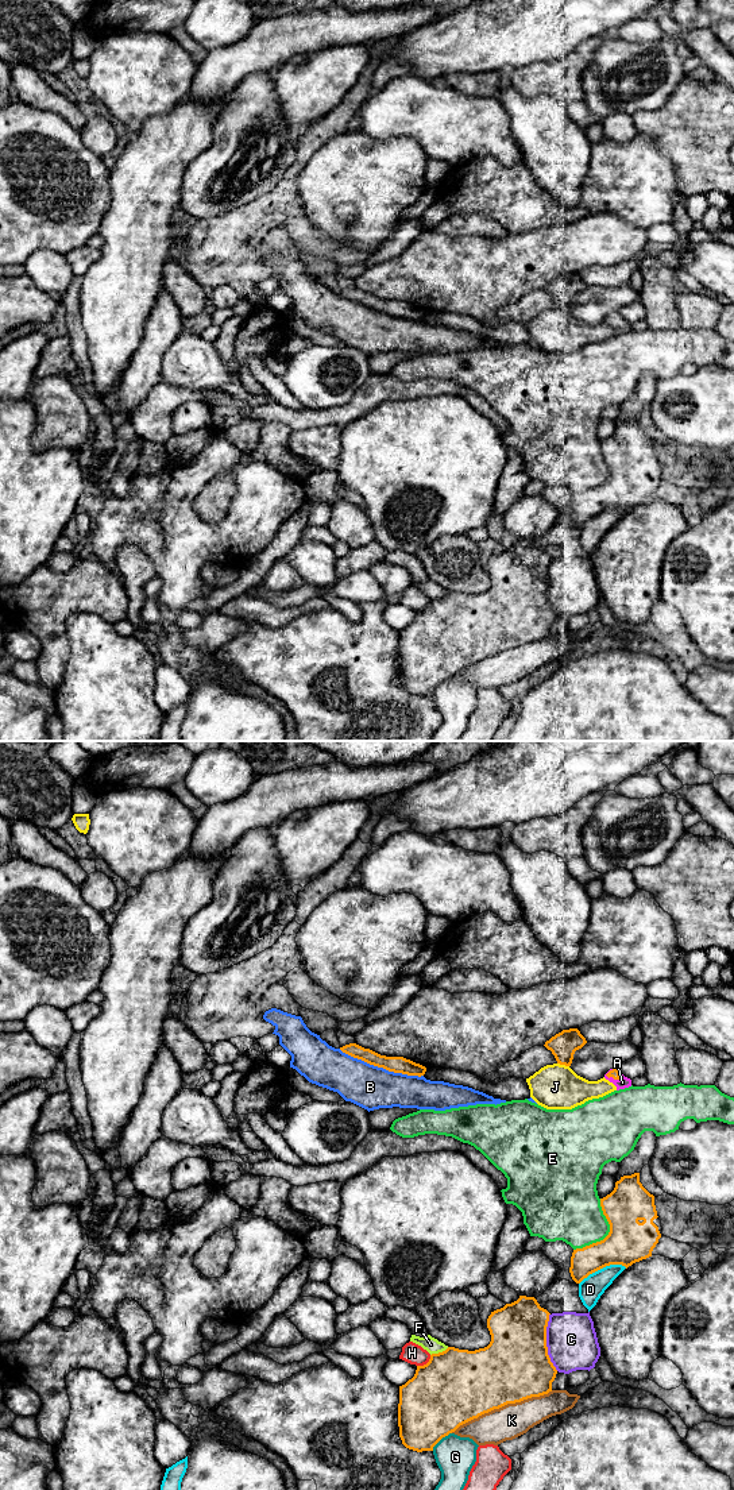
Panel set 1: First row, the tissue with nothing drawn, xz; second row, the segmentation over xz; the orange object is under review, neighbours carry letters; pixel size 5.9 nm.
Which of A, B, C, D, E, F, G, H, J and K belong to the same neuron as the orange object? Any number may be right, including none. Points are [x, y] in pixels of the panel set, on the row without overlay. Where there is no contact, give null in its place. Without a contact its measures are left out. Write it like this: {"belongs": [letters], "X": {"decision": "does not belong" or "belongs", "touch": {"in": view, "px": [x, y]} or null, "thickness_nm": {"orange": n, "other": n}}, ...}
{"belongs": ["A"], "A": {"decision": "belongs", "touch": {"in": "xz", "px": [613, 321]}, "thickness_nm": {"orange": 60, "other": 70}}, "B": {"decision": "does not belong", "touch": {"in": "xz", "px": [381, 311]}, "thickness_nm": {"orange": 100, "other": 260}}, "C": {"decision": "does not belong", "touch": {"in": "xz", "px": [545, 586]}, "thickness_nm": {"orange": 420, "other": 300}}, "D": {"decision": "does not belong", "touch": {"in": "xz", "px": [602, 512]}, "thickness_nm": {"orange": 260, "other": 140}}, "E": {"decision": "does not belong", "touch": {"in": "xz", "px": [609, 478]}, "thickness_nm": {"orange": 260, "other": 340}}, "F": {"decision": "does not belong", "touch": {"in": "xz", "px": [439, 597]}, "thickness_nm": {"orange": 440, "other": 90}}, "G": {"decision": "does not belong", "touch": {"in": "xz", "px": [440, 683]}, "thickness_nm": {"orange": 400, "other": 240}}, "H": {"decision": "does not belong", "touch": {"in": "xz", "px": [427, 608]}, "thickness_nm": {"orange": 440, "other": 120}}, "J": {"decision": "does not belong", "touch": {"in": "xz", "px": [563, 308]}, "thickness_nm": {"orange": 160, "other": 280}}, "K": {"decision": "does not belong", "touch": {"in": "xz", "px": [501, 651]}, "thickness_nm": {"orange": 400, "other": 200}}}

